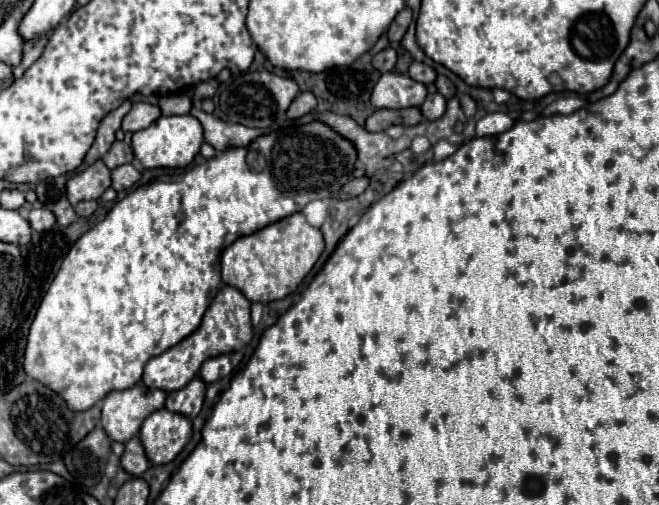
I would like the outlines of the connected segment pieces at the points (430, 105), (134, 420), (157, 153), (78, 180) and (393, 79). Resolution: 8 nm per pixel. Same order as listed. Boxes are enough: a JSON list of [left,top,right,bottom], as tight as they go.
[[420,93,446,121],[102,383,166,443],[132,115,204,169],[66,161,110,205],[370,71,412,109]]

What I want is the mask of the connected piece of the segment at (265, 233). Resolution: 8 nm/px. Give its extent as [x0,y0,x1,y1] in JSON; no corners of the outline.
[222,213,324,303]

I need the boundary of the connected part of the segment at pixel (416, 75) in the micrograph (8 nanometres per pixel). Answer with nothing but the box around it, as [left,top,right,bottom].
[408,61,436,85]

